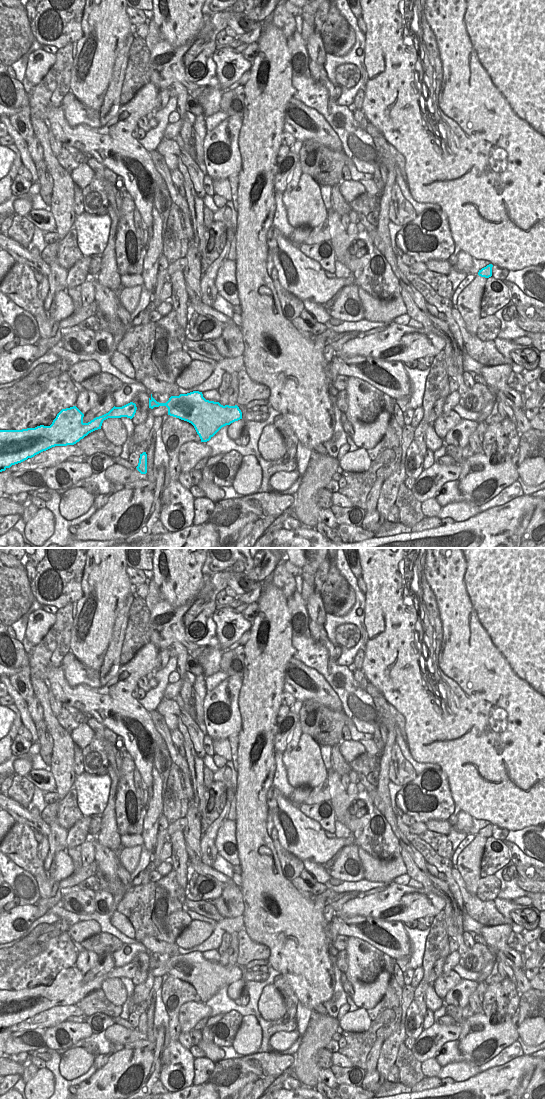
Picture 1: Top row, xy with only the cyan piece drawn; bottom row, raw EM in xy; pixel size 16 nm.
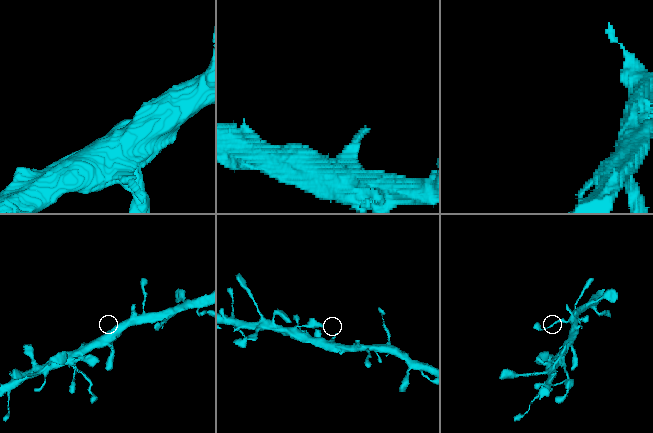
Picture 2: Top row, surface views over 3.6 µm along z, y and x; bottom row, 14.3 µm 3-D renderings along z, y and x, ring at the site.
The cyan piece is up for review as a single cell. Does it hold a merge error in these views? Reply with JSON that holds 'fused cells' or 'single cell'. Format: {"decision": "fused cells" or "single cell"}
{"decision": "single cell"}

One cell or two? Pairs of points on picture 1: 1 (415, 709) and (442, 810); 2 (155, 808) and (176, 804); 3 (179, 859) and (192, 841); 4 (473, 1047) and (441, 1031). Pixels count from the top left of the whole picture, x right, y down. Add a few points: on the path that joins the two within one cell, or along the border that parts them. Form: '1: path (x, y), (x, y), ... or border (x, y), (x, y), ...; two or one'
1: border (436, 764), (445, 773), (449, 785); two
2: border (166, 783), (162, 813); two
3: border (182, 833), (189, 860); two
4: border (458, 1024), (460, 1035), (447, 1041), (439, 1054); two

